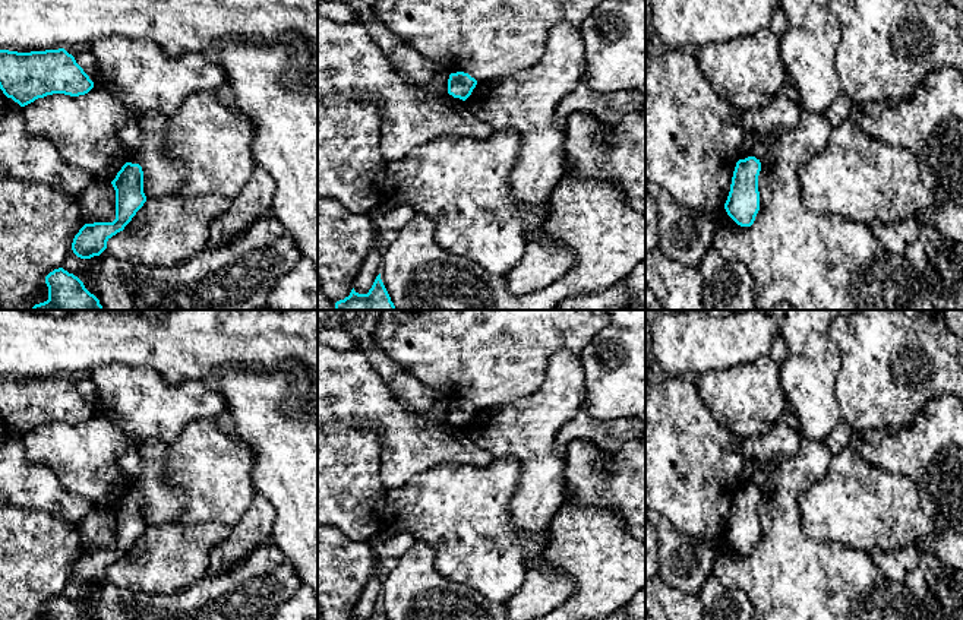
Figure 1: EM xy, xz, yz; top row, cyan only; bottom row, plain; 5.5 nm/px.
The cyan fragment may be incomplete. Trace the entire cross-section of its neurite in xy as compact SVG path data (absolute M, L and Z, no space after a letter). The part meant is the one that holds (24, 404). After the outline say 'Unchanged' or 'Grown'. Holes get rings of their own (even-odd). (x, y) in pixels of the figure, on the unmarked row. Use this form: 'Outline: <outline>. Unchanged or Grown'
Outline: M64 376L0 377L0 417L20 434L53 421L85 423L92 415L94 409Z. Unchanged

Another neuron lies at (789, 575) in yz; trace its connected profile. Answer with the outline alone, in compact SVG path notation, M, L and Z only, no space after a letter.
M802 437L798 453L776 466L760 487L760 538L754 551L741 554L720 542L711 575L748 595L754 620L923 620L906 582L893 581L868 553L821 542L805 532L798 496L824 478L833 456L825 440Z

